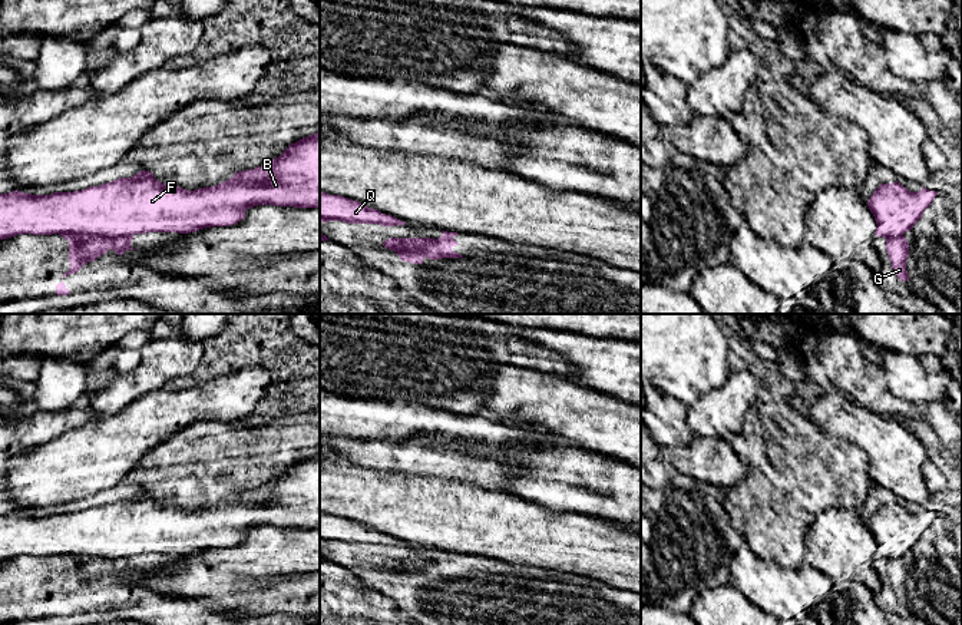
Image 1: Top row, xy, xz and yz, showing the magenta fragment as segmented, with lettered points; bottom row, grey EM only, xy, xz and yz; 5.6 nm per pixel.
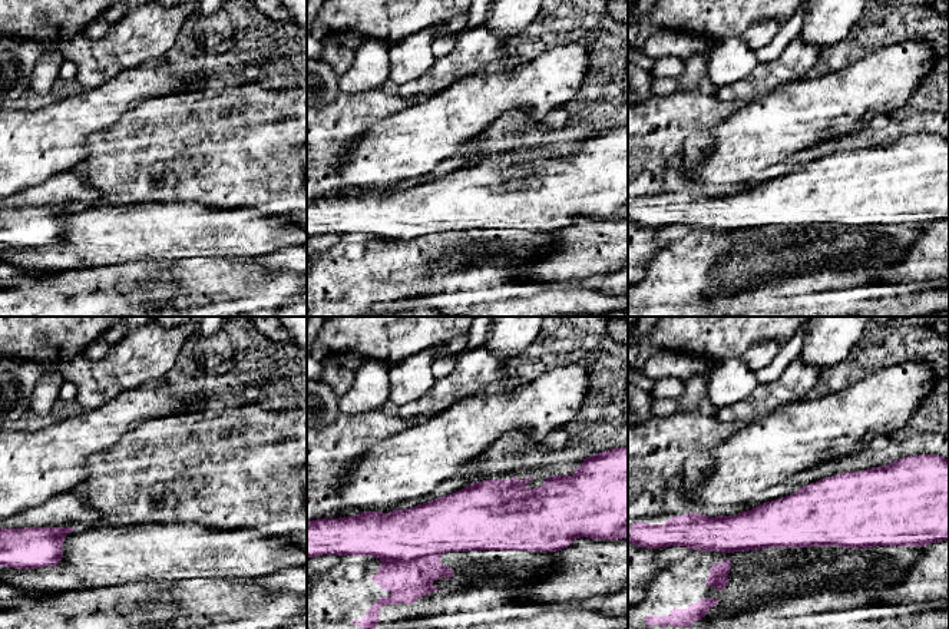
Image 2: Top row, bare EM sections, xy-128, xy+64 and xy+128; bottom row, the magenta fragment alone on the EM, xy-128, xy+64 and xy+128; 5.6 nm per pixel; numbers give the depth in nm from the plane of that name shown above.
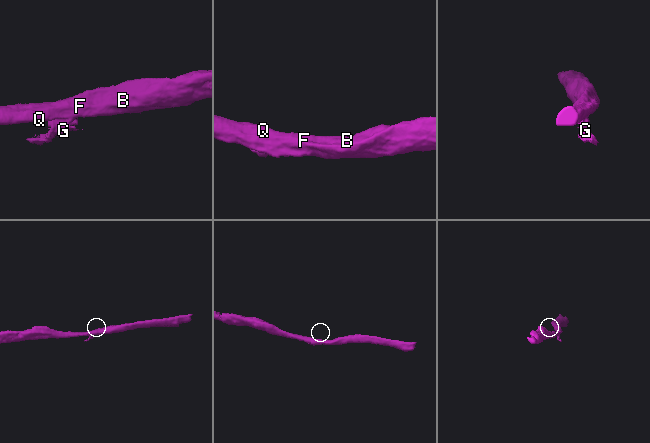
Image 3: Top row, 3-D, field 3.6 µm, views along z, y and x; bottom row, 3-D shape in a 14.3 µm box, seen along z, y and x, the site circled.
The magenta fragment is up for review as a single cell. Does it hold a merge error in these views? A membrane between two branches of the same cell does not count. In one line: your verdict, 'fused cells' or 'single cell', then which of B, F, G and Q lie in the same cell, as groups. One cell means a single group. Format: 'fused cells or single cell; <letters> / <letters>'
fused cells; B F Q / G

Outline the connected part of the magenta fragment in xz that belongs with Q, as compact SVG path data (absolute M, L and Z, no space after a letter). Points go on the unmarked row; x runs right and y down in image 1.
M320 512L320 542L343 542L348 545L378 545L383 548L404 546L406 543L381 535L377 530L368 529L357 522L328 516Z

